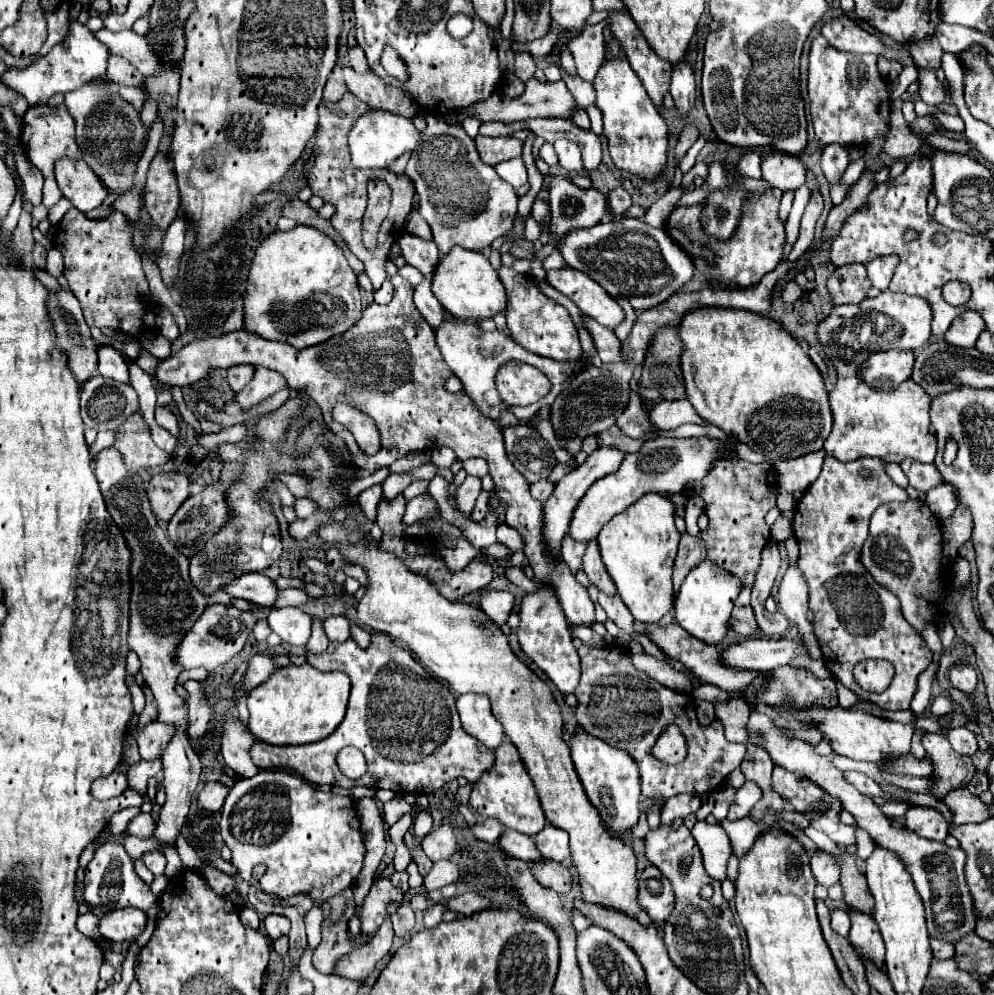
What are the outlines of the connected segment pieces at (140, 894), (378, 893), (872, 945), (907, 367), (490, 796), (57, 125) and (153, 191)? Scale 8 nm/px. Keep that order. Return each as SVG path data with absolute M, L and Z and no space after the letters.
M104 843L94 851L92 861L84 869L84 885L86 885L84 901L90 907L98 907L102 913L124 909L124 907L136 907L146 911L156 901L150 887L142 879L138 879L132 859L124 851L124 845L118 843Z
M380 877L372 883L366 899L362 905L356 905L354 913L360 919L362 935L368 939L374 937L378 927L390 917L388 905L394 903L394 907L400 907L404 901L404 891L400 887L394 887L388 877Z
M850 913L852 927L848 933L848 941L860 953L862 959L870 959L874 967L884 967L884 941L872 917L862 913Z
M878 351L868 357L860 375L862 379L878 391L894 391L900 383L908 381L914 367L912 351Z
M504 739L504 743L496 749L496 763L494 771L486 773L474 787L470 795L470 805L482 815L482 817L494 817L500 823L504 823L508 829L516 829L526 835L536 835L544 825L546 817L540 807L534 783L524 767L524 761L520 759L520 753L516 747Z
M36 105L30 107L22 119L22 133L20 133L20 143L34 167L40 169L44 175L44 189L42 189L42 205L44 207L54 207L60 199L62 193L56 185L56 175L54 175L54 165L56 161L70 157L70 159L82 159L80 147L76 143L76 133L74 133L76 123L72 123L72 115L68 115L68 109L64 105L50 107L50 105Z
M156 155L150 163L142 195L142 207L152 219L152 223L164 231L178 215L178 205L180 205L180 193L172 165L164 155Z

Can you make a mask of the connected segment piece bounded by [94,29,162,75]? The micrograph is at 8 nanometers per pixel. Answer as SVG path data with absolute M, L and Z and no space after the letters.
M100 29L94 33L100 43L108 47L110 53L120 55L128 59L142 75L160 75L162 65L156 57L154 49L148 45L148 39L144 35L136 35L134 31L120 31L112 33L108 29Z

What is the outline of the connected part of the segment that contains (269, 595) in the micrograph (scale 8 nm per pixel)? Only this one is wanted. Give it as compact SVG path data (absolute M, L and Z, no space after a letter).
M246 573L238 579L234 579L232 583L228 583L226 591L230 593L230 597L246 599L246 601L250 601L254 605L262 605L262 607L274 607L276 597L278 597L276 583L270 581L262 573Z

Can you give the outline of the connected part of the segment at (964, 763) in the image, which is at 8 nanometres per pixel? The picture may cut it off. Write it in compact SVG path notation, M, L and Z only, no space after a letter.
M924 733L920 741L932 761L930 795L934 799L942 799L952 787L964 787L970 783L976 773L972 757L956 753L950 741L940 733Z

